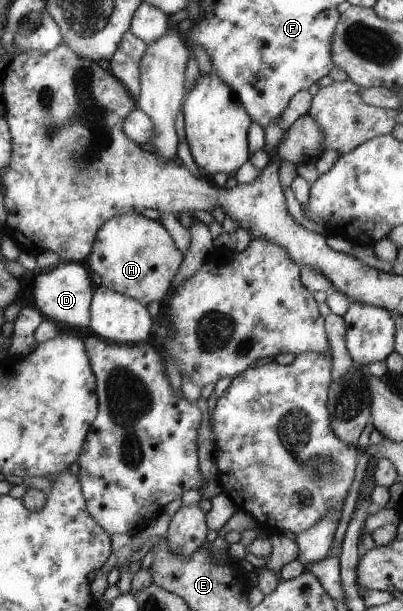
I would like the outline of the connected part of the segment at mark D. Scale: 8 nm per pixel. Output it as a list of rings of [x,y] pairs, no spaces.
[[[65,262],[57,263],[50,270],[36,275],[31,281],[35,307],[46,319],[74,329],[86,329],[89,324],[89,305],[93,294],[89,274],[90,271],[84,263]]]

